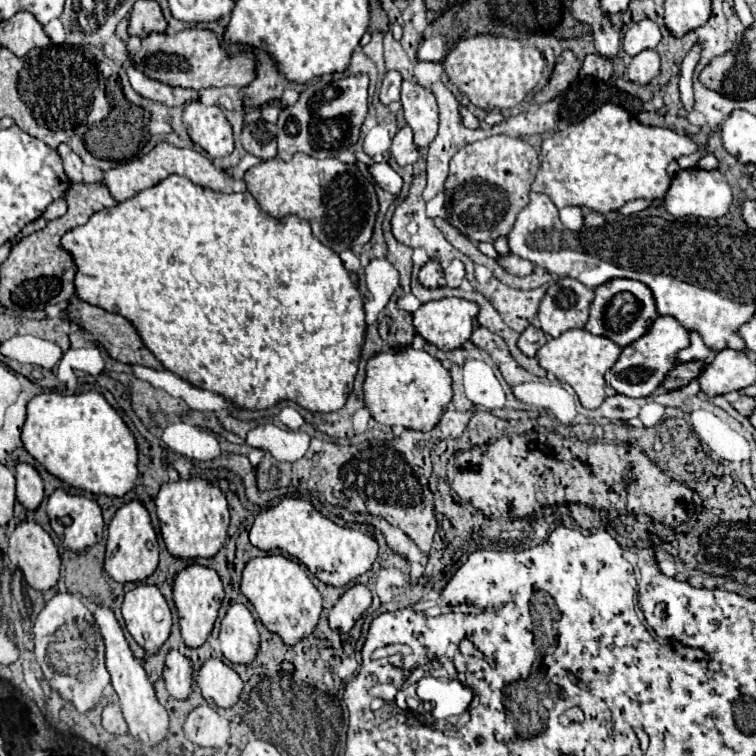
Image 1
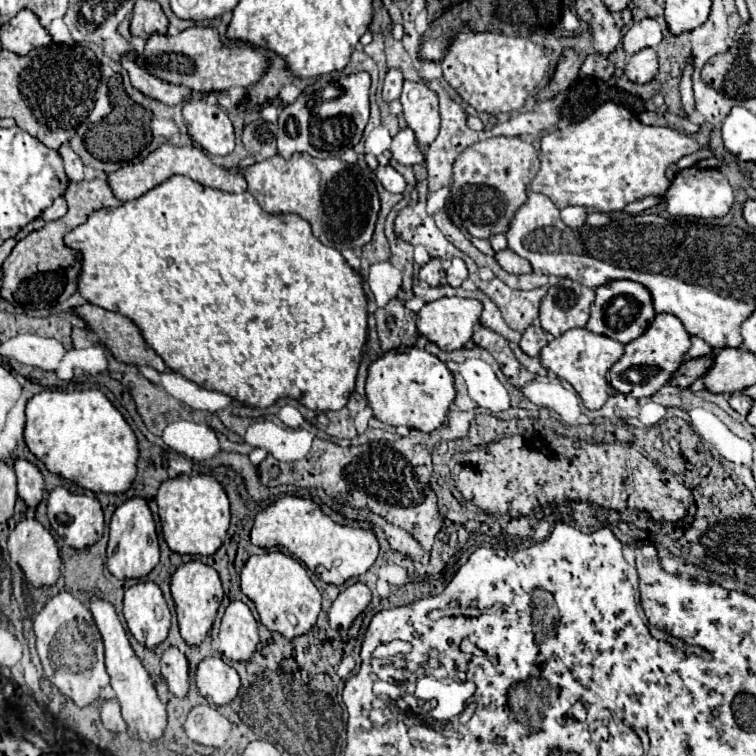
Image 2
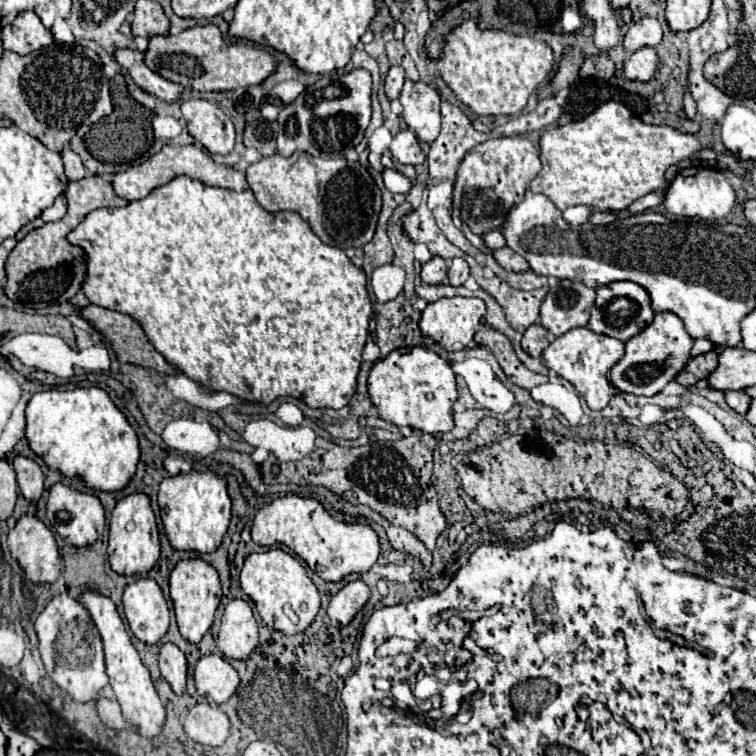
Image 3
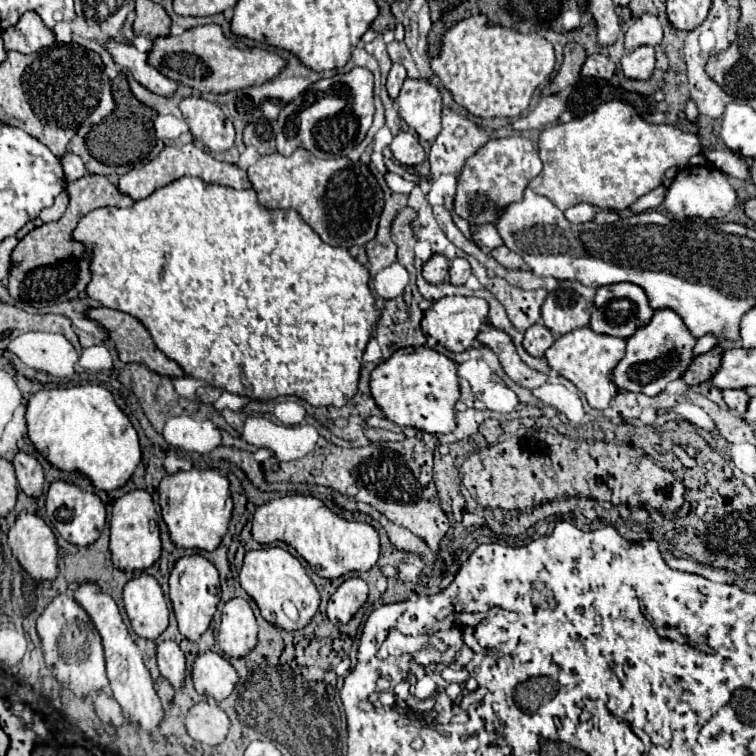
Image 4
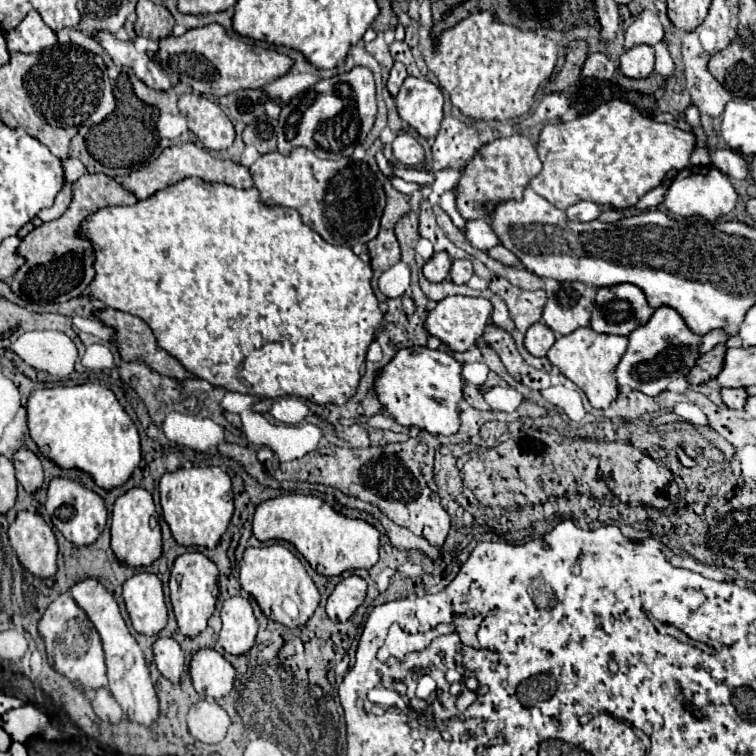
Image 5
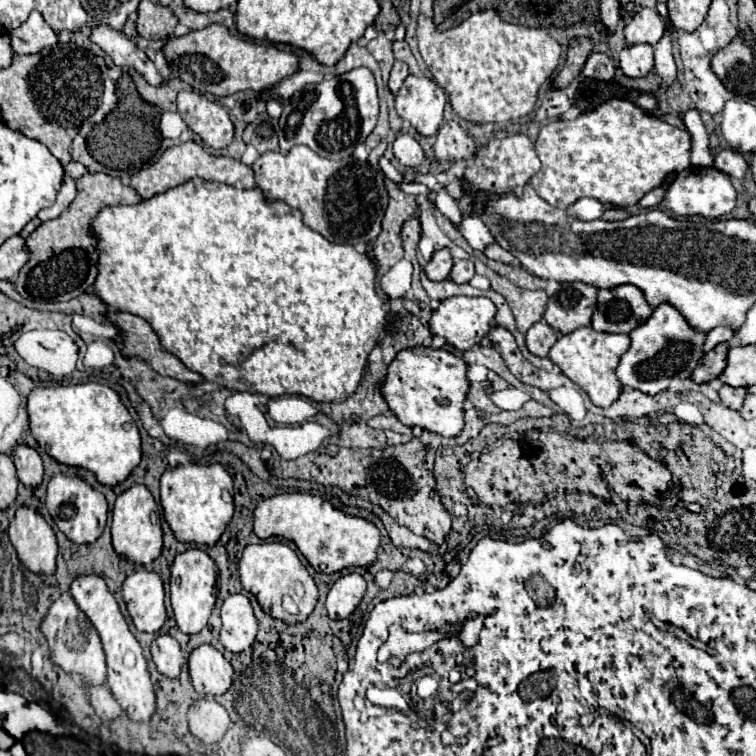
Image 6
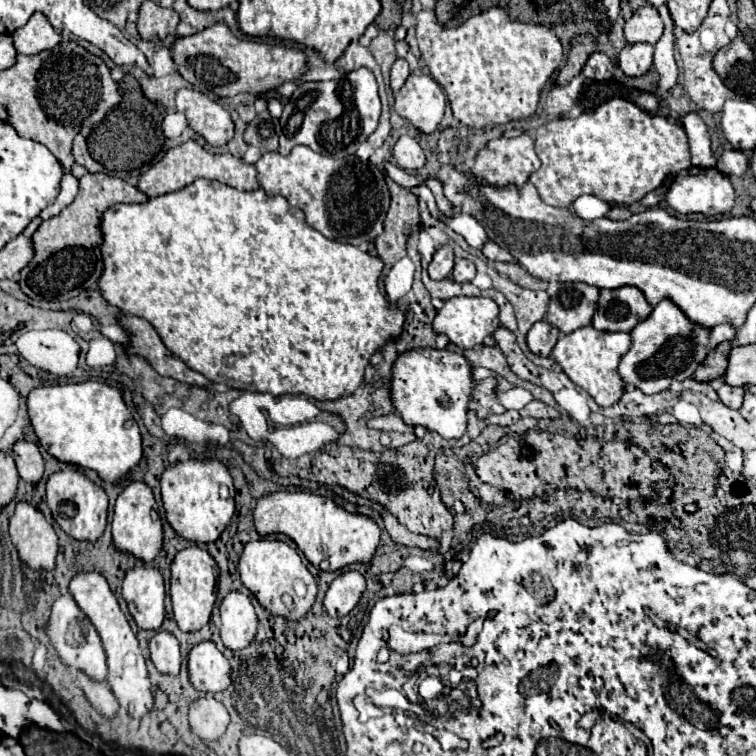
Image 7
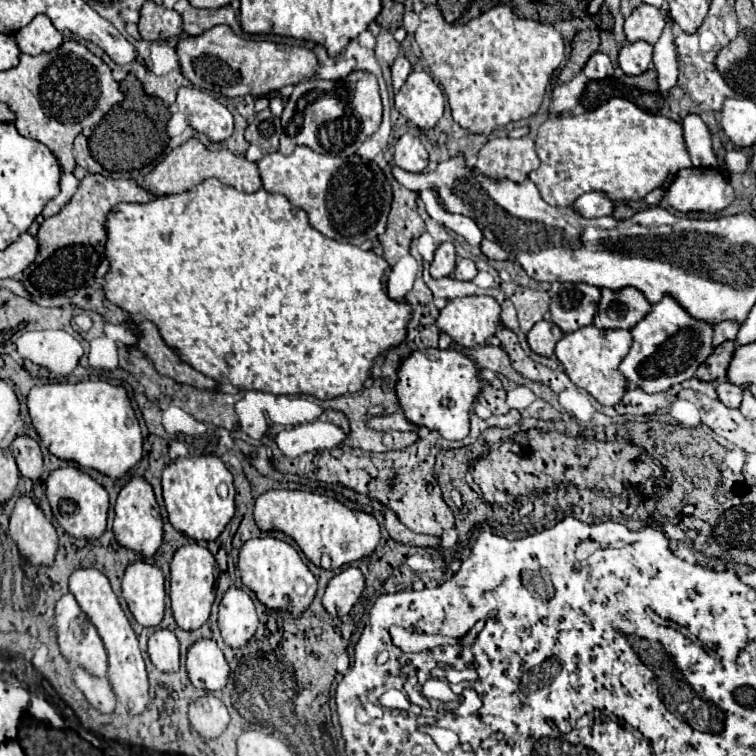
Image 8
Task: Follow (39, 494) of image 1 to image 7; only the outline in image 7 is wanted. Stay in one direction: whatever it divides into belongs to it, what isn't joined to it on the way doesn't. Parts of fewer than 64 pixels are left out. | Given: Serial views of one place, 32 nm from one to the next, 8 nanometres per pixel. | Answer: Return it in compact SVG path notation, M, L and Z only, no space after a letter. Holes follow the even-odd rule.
M20 440L14 444L12 448L12 458L16 462L18 468L18 476L28 482L28 484L38 484L42 480L44 474L44 464L42 464L42 456L38 452L38 446L28 442L28 440Z

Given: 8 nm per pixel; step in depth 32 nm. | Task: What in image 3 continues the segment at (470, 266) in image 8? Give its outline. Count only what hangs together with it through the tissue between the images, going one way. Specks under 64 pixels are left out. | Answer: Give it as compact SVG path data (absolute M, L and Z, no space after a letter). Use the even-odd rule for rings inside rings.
M454 258L450 262L450 268L448 268L448 284L450 286L462 286L466 280L468 280L470 272L468 272L468 264L464 258Z

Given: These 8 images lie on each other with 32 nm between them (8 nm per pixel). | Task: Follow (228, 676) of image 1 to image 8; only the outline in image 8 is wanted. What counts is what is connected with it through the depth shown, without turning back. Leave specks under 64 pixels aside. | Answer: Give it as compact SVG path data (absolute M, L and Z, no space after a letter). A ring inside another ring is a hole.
M210 638L198 640L188 650L186 668L188 668L190 682L198 690L216 692L216 690L222 690L228 684L230 666L228 666L222 650Z

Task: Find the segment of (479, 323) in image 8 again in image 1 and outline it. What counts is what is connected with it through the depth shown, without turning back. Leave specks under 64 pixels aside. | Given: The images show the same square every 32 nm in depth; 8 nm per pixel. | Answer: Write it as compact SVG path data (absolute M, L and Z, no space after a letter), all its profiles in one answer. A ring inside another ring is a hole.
M442 298L436 302L422 304L412 314L416 332L438 350L448 352L468 342L478 306L462 298Z

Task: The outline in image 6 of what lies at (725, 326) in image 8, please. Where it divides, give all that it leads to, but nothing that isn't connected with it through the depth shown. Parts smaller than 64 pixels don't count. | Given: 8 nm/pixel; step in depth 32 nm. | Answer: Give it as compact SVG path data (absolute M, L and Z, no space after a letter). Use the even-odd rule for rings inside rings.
M718 326L718 328L714 328L714 330L710 330L708 334L706 334L706 342L704 342L704 352L708 352L708 350L712 350L716 344L720 344L720 342L728 342L730 338L734 336L734 332L730 330L730 328L724 328L724 326Z

